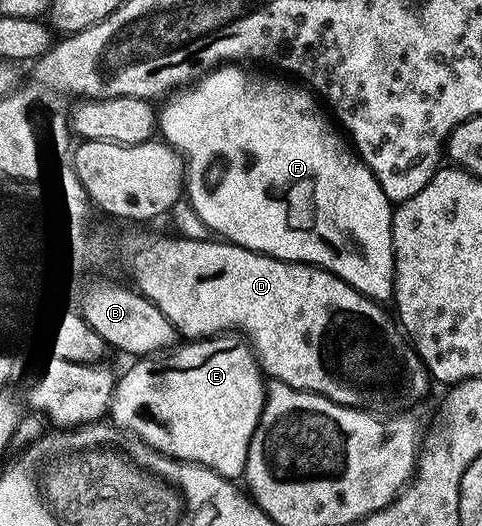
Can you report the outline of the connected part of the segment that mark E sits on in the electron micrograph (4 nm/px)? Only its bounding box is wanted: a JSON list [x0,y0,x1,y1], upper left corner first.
[109,334,265,481]

